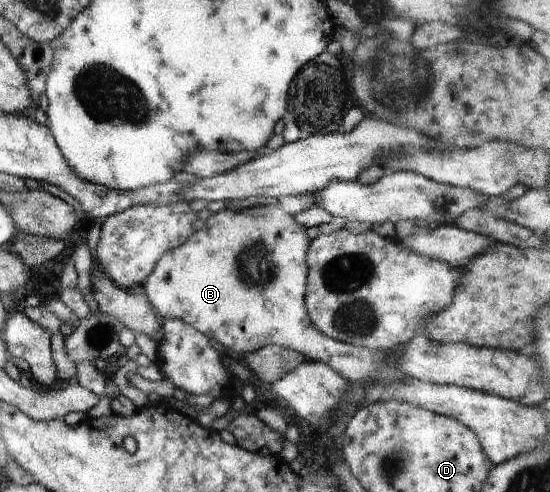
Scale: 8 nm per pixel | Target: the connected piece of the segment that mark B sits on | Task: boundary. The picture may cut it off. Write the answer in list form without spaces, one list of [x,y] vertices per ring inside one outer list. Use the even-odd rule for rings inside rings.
[[[272,204],[236,211],[223,209],[204,216],[206,221],[203,227],[194,231],[184,245],[162,255],[154,271],[142,284],[149,303],[162,319],[181,319],[210,341],[230,347],[235,356],[249,354],[272,344],[299,351],[312,362],[325,363],[348,381],[356,381],[365,387],[372,384],[394,386],[410,381],[397,364],[398,351],[385,352],[336,341],[313,326],[305,308],[308,273],[306,253],[311,240],[306,235],[306,228],[294,219],[294,215],[280,205]]]

